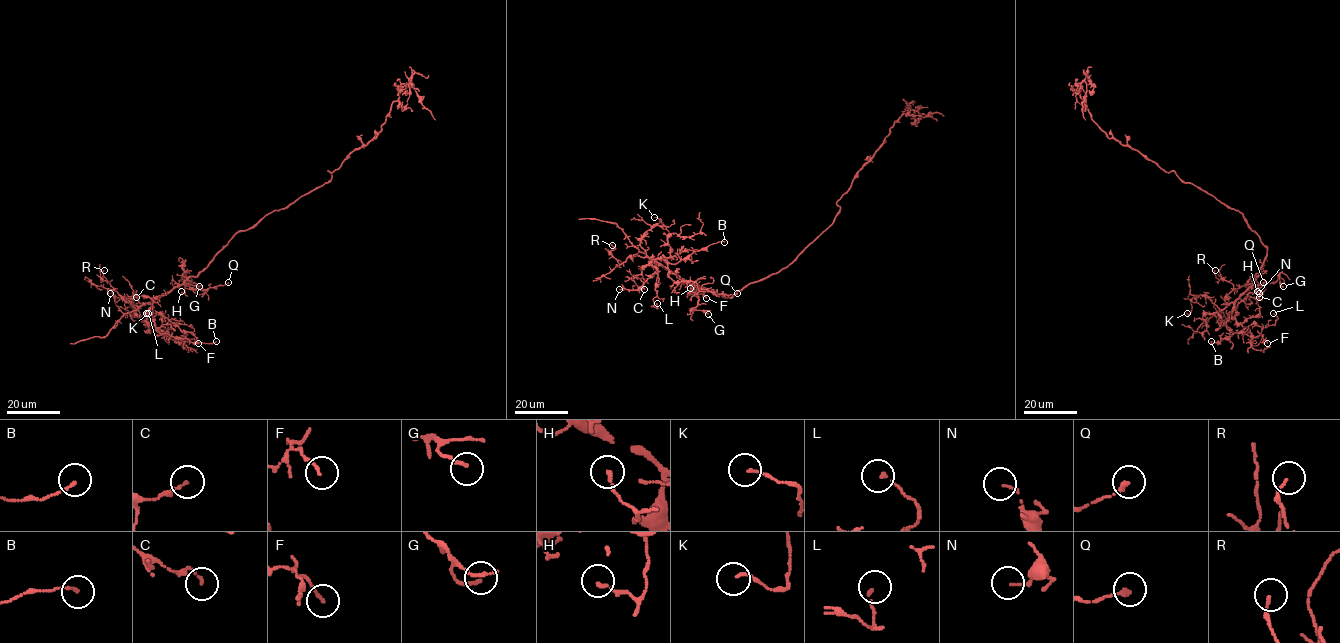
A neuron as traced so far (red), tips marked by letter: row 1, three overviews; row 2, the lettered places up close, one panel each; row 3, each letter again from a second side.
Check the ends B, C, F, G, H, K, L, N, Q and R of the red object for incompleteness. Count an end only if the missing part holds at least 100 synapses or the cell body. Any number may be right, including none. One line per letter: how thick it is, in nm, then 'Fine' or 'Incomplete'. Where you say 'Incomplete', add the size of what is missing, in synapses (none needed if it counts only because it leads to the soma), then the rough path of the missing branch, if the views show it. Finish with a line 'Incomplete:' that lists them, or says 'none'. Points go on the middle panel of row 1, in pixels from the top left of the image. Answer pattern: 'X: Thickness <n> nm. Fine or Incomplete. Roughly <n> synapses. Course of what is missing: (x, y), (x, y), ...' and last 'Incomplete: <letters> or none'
B: Thickness 130 nm. Fine
C: Thickness 110 nm. Fine
F: Thickness 110 nm. Fine
G: Thickness 140 nm. Fine
H: Thickness 160 nm. Fine
K: Thickness 100 nm. Fine
L: Thickness 110 nm. Fine
N: Thickness 90 nm. Fine
Q: Thickness 200 nm. Fine
R: Thickness 110 nm. Fine
Incomplete: none

